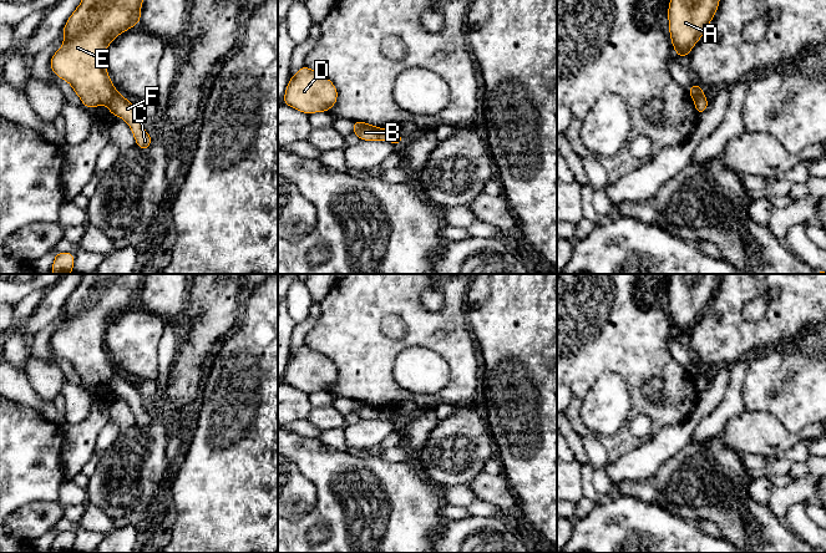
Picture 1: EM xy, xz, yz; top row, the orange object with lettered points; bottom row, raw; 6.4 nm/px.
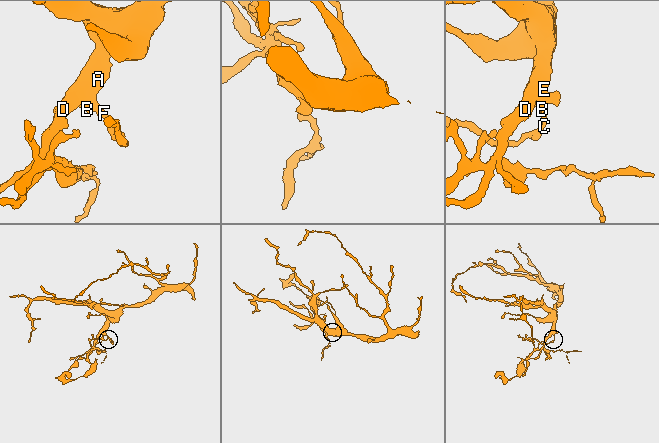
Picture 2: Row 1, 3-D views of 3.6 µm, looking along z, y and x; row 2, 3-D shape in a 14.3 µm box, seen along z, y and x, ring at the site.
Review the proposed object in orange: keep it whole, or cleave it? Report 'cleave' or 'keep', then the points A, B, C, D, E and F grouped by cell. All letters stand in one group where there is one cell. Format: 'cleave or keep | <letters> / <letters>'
cleave | A B D E / C F

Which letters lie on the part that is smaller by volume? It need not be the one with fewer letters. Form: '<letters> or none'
C, F

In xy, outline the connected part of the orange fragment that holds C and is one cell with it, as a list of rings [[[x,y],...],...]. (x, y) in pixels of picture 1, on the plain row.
[[[117,372],[111,377],[107,386],[111,394],[125,399],[130,404],[138,427],[148,428],[151,426],[152,416],[143,409],[137,387],[127,377]]]

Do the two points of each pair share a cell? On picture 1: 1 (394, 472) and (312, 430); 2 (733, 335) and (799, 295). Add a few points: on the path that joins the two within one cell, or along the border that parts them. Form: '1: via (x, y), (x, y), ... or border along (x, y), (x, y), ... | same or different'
1: border along (290, 431), (317, 439) | different
2: via (750, 335), (761, 335), (784, 313) | same

